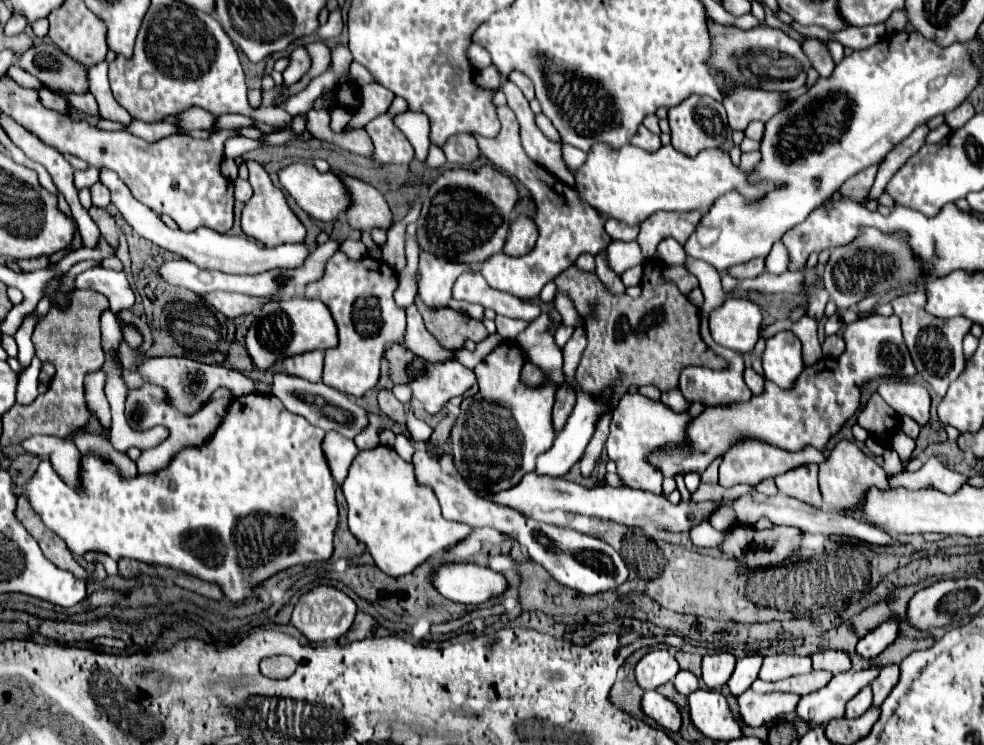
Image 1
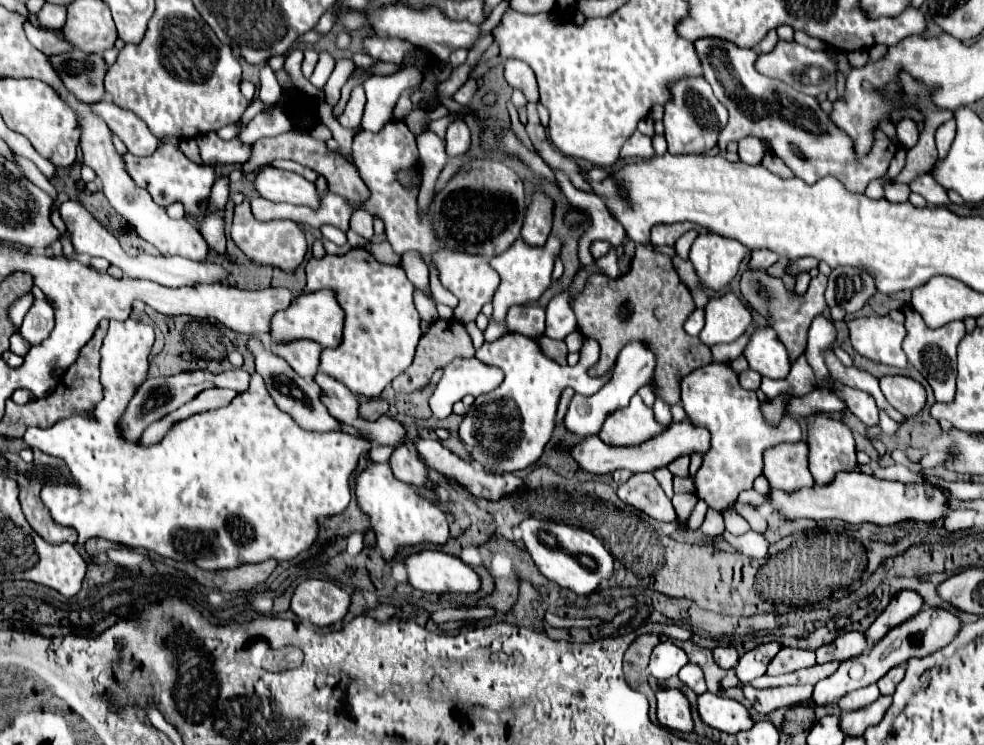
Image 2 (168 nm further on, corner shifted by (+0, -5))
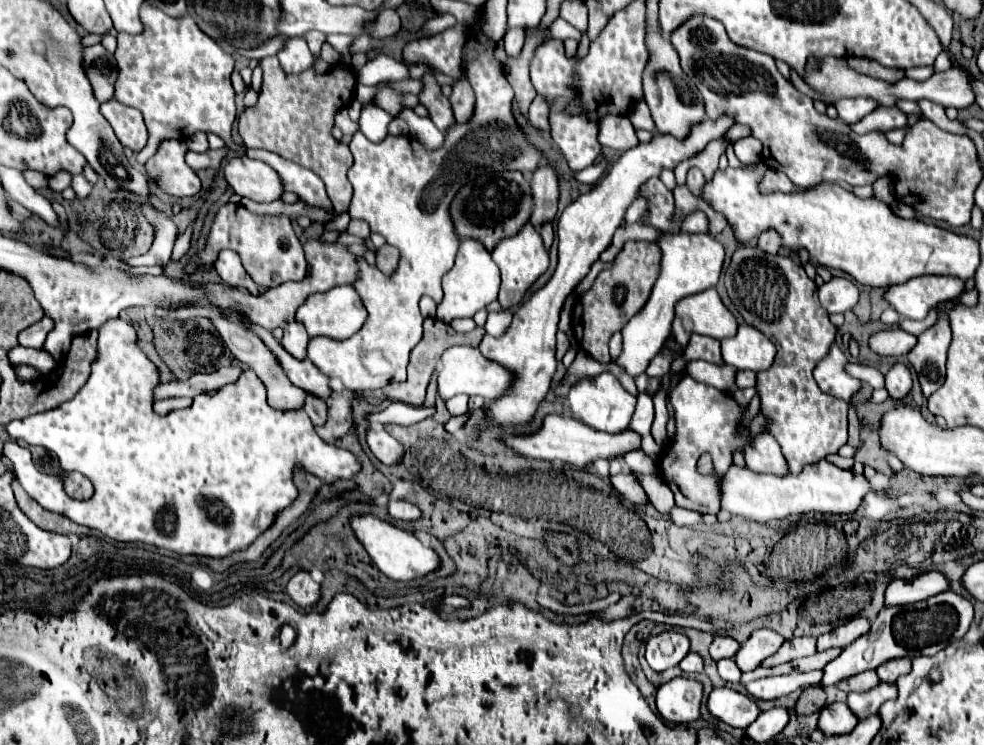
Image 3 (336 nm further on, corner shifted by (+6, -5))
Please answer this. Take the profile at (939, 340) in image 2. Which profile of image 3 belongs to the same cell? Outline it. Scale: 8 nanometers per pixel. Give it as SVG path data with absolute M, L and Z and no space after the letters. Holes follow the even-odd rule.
M945 301L939 305L937 325L917 335L917 345L907 355L909 363L919 375L925 397L931 397L945 383L945 361L951 345L951 325L947 311L951 311L953 307L953 301Z

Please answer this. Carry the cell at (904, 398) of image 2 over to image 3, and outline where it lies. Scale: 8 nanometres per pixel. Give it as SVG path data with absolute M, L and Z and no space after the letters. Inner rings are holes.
M893 365L885 375L885 389L893 401L901 401L911 391L911 373L905 365Z

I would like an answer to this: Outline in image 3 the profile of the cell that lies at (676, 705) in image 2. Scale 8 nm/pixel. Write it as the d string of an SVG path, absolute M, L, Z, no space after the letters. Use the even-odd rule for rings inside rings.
M677 677L657 689L659 715L671 723L691 723L699 719L701 695L701 683Z

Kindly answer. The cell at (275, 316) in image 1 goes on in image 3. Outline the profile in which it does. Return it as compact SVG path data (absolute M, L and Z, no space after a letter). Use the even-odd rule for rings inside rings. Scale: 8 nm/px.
M339 285L325 293L309 295L295 313L295 321L305 325L309 337L323 335L323 337L331 337L335 341L349 339L357 329L361 329L361 325L365 323L365 317L367 317L367 311L361 303L361 297L357 295L357 291L351 285Z

